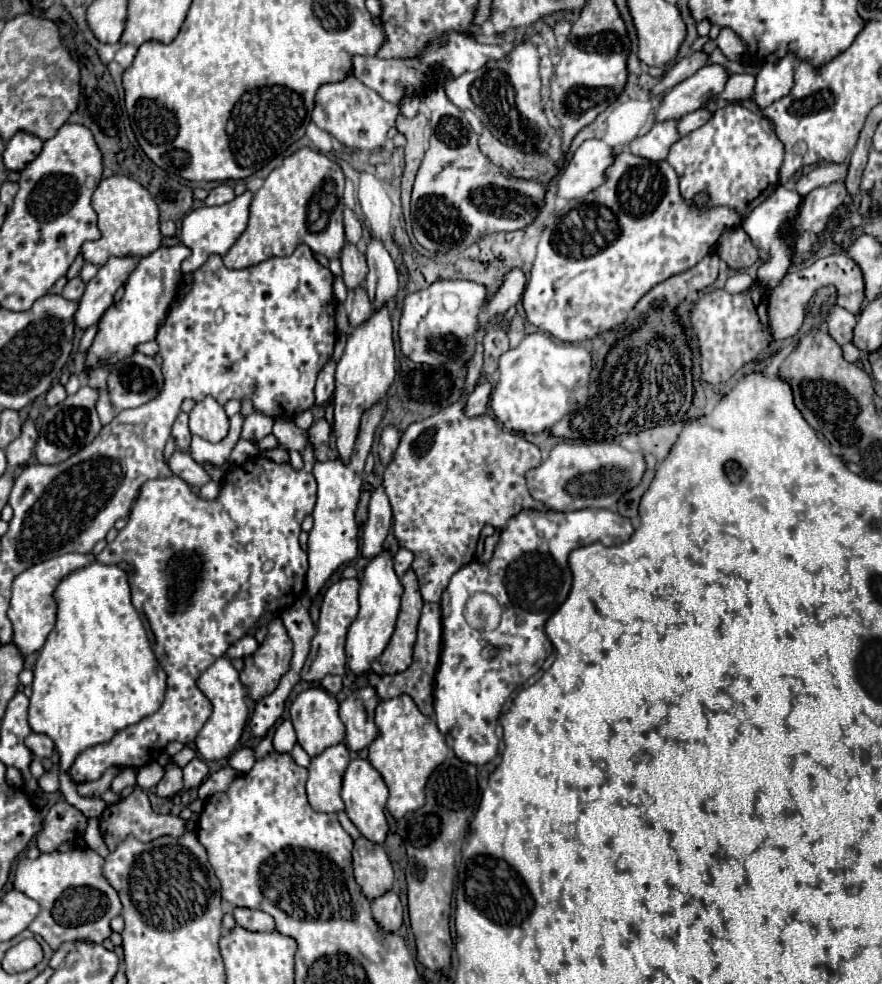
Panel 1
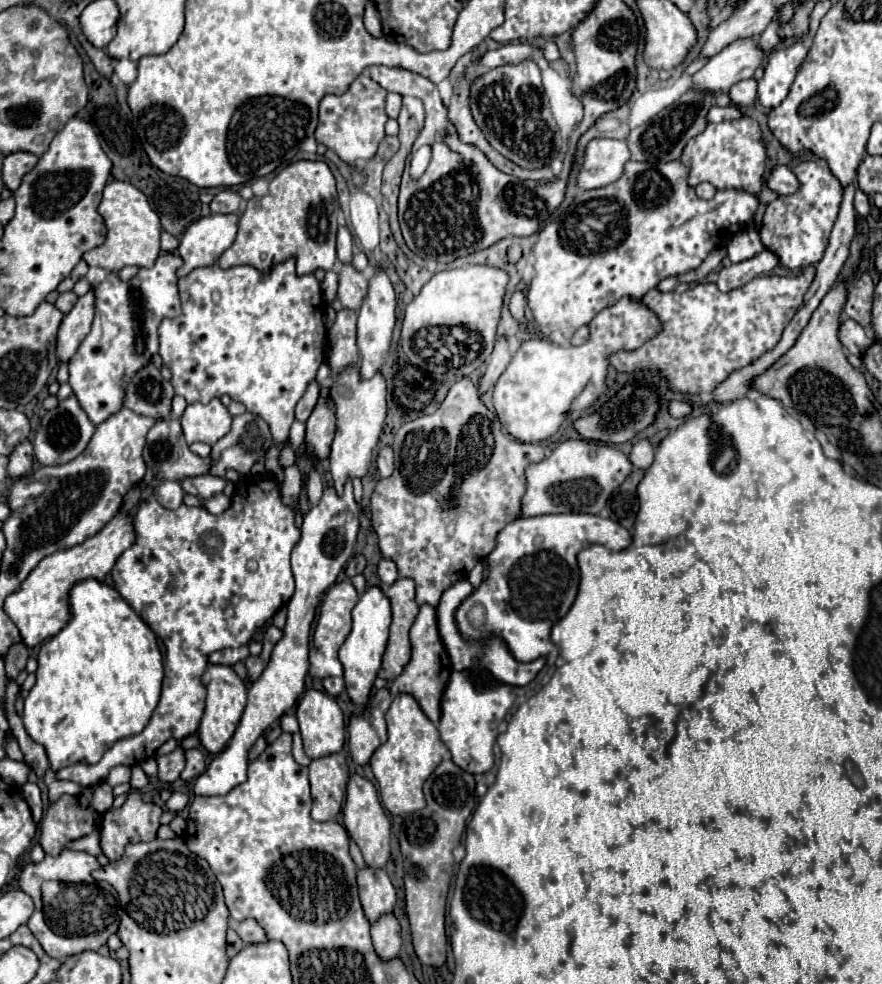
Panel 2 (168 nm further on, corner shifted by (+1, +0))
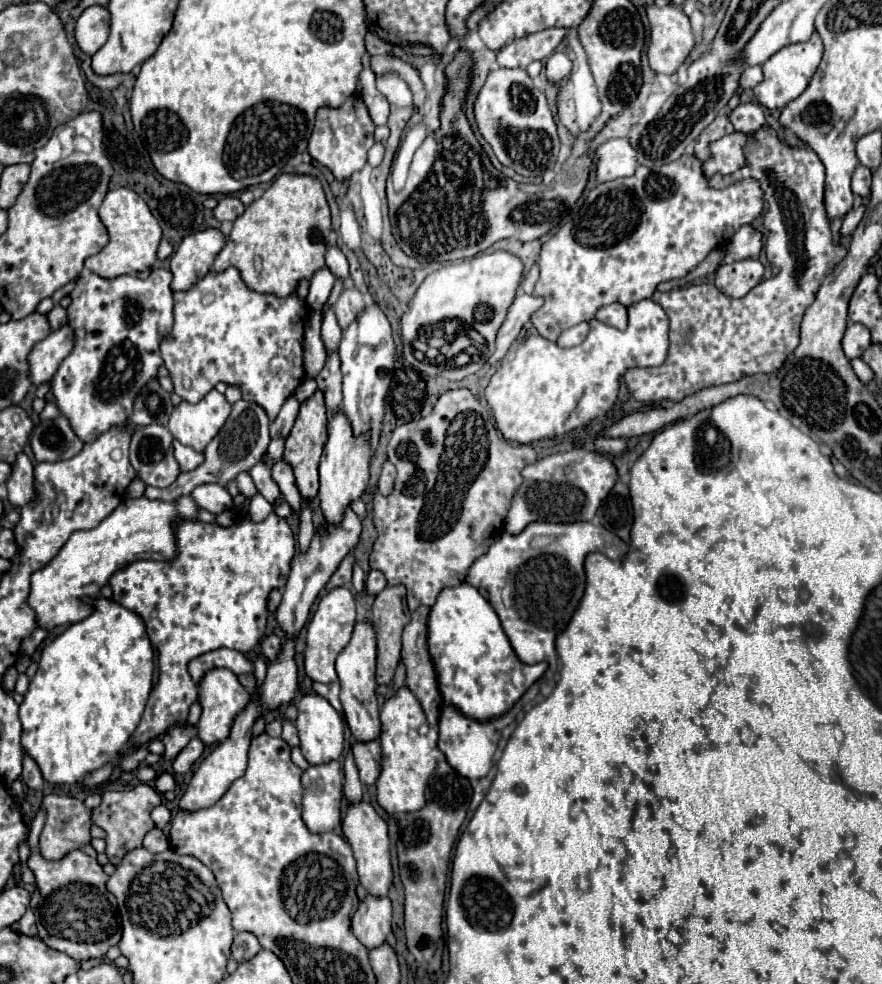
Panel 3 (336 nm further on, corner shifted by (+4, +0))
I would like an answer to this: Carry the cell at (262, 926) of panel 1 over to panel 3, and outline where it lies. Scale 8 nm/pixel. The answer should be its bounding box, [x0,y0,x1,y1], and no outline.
[231,932,261,964]

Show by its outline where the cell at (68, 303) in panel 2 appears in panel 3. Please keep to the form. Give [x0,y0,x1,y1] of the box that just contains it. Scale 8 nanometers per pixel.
[47,304,67,330]

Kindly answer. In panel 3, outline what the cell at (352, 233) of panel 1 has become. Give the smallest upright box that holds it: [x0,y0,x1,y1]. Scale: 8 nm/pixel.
[325,246,349,280]

